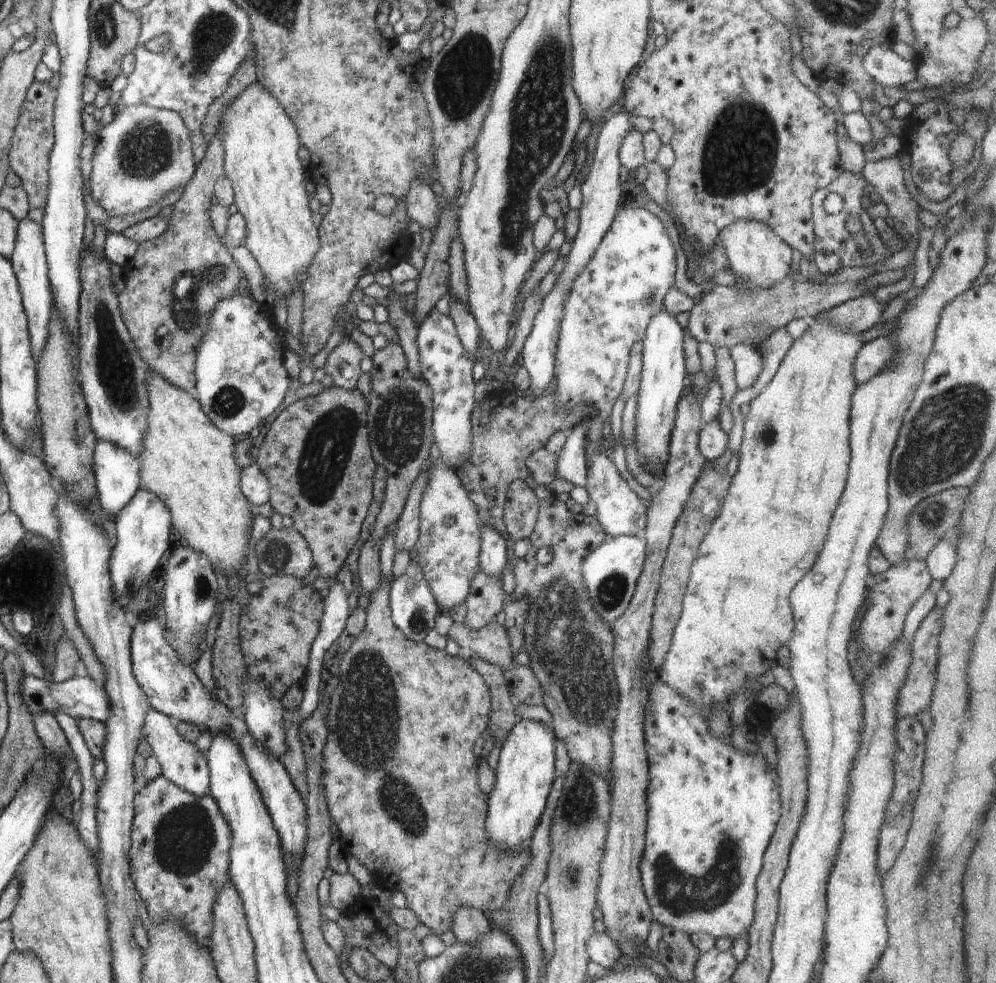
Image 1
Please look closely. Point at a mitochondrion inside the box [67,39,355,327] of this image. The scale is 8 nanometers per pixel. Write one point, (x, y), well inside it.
(145, 150)

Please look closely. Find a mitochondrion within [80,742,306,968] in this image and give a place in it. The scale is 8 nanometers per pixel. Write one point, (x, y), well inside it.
(184, 839)

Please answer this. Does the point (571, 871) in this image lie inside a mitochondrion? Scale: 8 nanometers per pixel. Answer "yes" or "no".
yes

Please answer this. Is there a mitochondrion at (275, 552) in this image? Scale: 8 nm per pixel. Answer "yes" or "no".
yes

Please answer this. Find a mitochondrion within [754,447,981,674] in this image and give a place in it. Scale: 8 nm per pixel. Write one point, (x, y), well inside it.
(929, 515)

